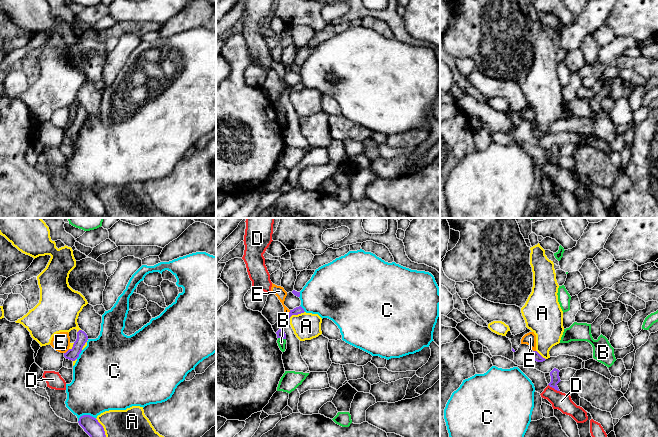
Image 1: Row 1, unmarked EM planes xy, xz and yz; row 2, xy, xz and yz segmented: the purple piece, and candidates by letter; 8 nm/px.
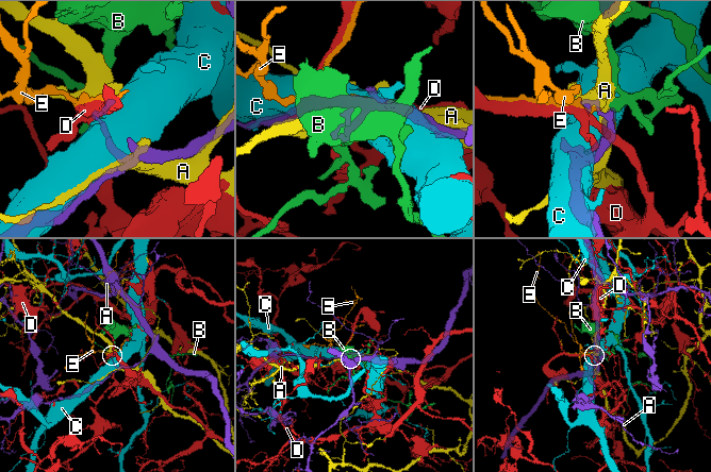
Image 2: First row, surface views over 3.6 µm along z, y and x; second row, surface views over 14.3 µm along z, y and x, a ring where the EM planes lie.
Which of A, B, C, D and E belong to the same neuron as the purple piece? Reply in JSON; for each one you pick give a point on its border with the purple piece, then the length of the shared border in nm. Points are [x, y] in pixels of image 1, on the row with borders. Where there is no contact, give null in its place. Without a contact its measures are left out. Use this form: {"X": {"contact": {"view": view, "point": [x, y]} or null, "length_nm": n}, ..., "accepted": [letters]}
{"accepted": []}

